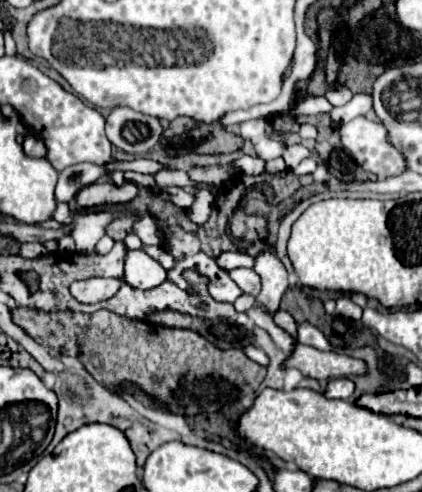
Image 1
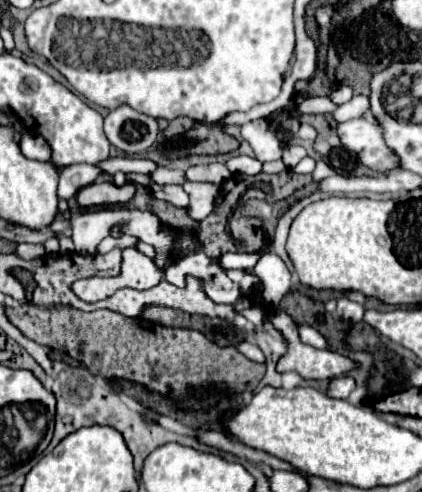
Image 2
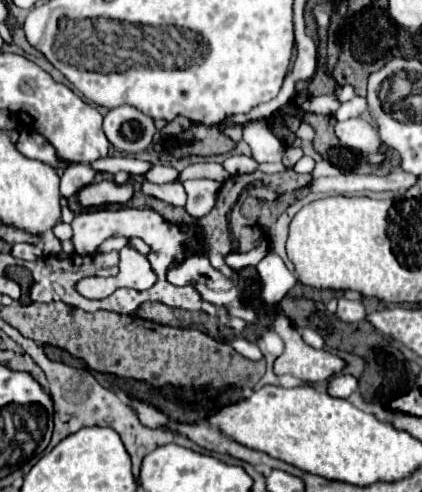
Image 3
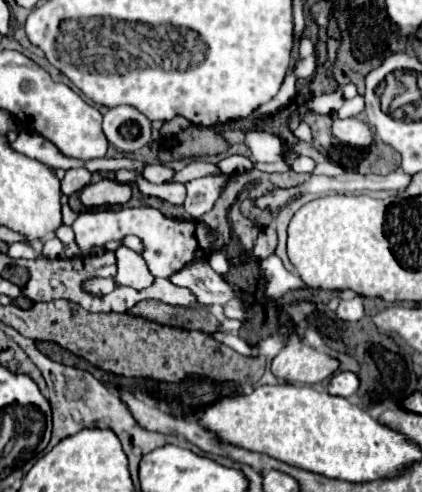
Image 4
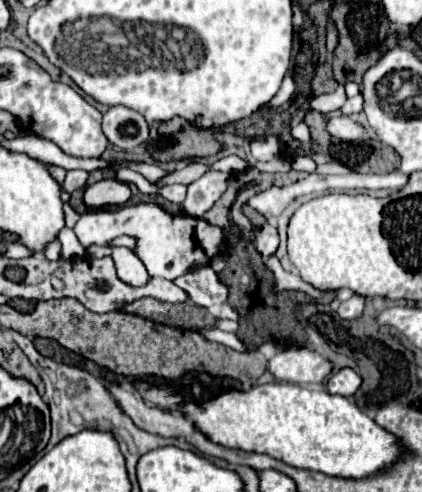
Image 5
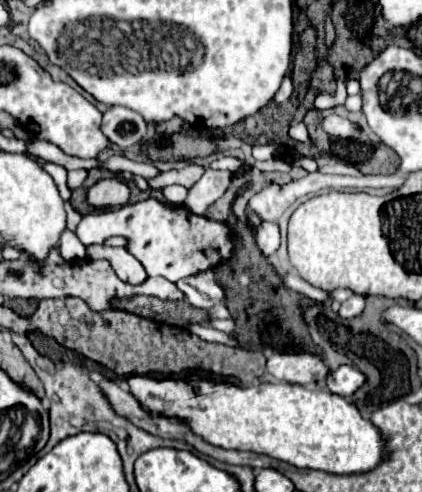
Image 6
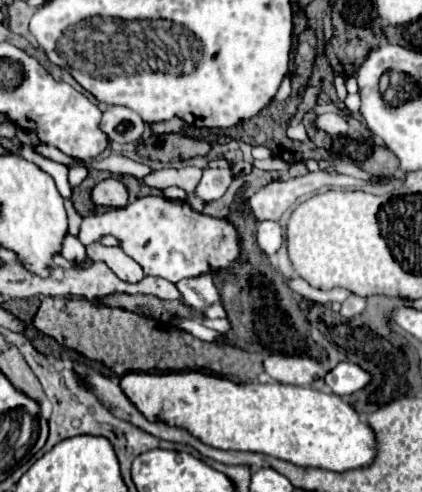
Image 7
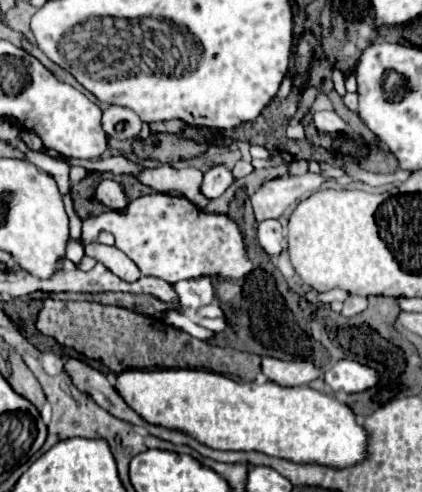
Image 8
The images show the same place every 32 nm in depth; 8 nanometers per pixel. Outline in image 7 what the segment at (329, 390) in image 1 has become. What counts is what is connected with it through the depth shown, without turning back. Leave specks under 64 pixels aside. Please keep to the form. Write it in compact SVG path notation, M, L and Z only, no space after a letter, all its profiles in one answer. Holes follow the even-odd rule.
M340 362L334 370L326 374L326 384L338 396L350 396L362 390L368 382L370 382L368 372L352 362Z

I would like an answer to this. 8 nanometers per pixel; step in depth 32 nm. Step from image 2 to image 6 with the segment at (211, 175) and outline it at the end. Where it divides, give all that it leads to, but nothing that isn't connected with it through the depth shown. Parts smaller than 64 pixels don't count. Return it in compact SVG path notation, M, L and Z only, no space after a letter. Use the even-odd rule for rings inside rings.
M190 164L182 170L168 170L168 172L162 172L160 176L156 176L154 180L148 180L148 184L156 190L164 188L164 186L170 186L170 184L182 184L186 188L190 188L194 182L200 180L200 176L204 174L204 166L198 166L198 164Z

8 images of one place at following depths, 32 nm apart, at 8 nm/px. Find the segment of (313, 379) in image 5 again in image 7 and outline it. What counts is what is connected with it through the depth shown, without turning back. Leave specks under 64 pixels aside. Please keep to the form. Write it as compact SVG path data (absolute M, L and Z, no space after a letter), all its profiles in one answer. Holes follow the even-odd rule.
M268 356L264 370L278 382L310 386L314 380L326 376L326 368L310 356Z

